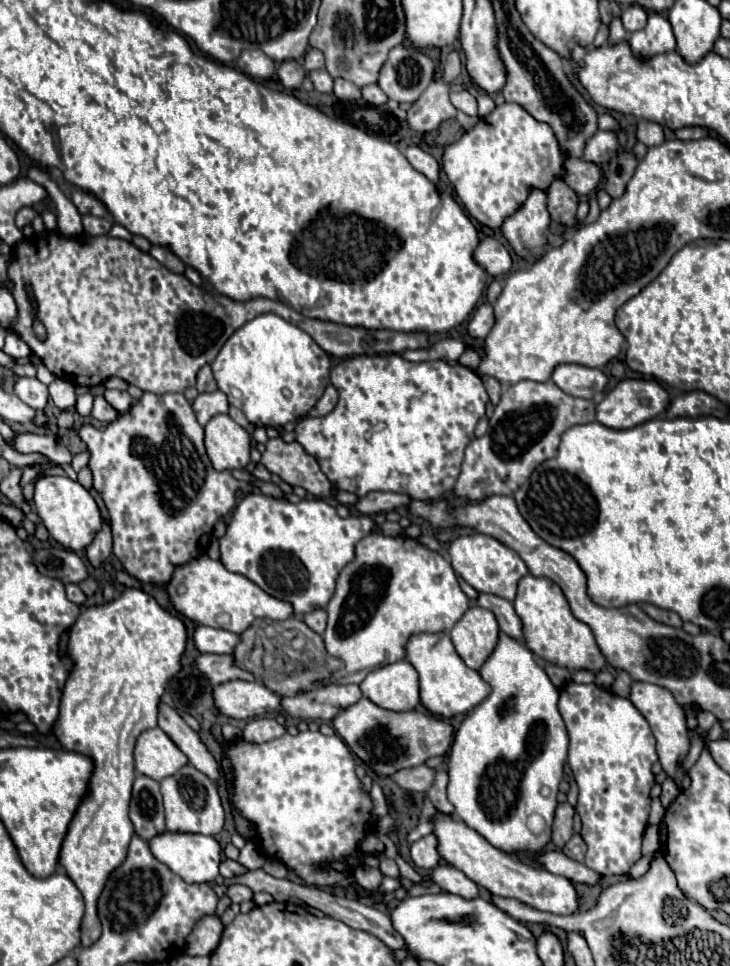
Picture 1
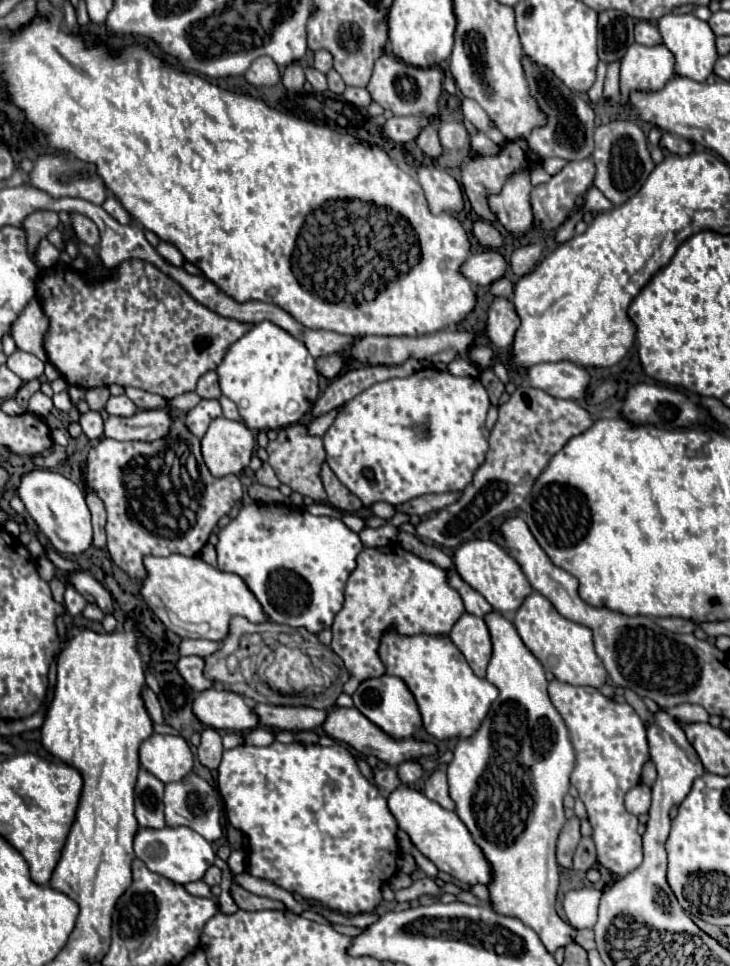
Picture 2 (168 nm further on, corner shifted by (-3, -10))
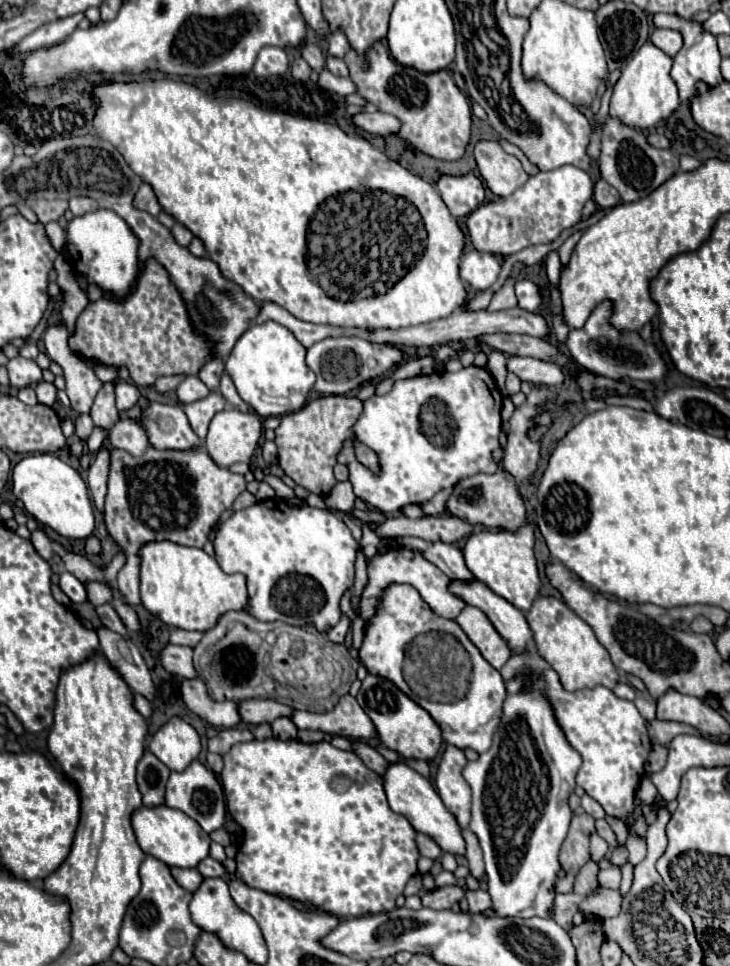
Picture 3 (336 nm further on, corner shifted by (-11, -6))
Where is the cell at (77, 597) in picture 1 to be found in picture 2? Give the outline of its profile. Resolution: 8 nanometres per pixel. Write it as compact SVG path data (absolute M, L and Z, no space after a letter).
M67 585L67 591L65 591L65 607L67 607L67 611L71 613L71 615L79 615L79 613L83 613L83 609L85 609L85 605L87 605L87 601L75 591L75 589L71 589L71 585Z

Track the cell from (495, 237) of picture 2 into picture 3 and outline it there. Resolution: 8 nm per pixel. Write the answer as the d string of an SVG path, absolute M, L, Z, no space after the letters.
M563 165L553 171L541 171L533 177L527 179L523 187L519 187L513 195L509 197L499 197L495 201L479 205L469 217L467 217L467 231L473 247L477 251L493 253L493 255L511 255L517 253L529 245L539 245L539 243L551 243L555 241L563 231L575 227L581 221L583 215L583 205L593 197L593 181L587 171L577 169L573 165Z

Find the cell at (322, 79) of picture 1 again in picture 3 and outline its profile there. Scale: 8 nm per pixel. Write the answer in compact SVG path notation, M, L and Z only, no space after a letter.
M303 43L303 45L301 45L301 55L303 55L303 59L311 65L311 69L315 69L315 71L321 71L321 69L323 69L323 65L325 65L325 55L323 55L323 51L321 51L317 45L313 45L313 43Z

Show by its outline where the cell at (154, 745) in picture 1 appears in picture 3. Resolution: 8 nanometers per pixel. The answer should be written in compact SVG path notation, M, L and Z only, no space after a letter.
M171 717L149 741L149 749L171 771L183 771L201 753L197 731L181 717Z

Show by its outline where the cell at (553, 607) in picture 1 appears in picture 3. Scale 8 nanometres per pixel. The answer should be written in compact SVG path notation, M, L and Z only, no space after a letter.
M537 597L525 617L533 631L539 655L557 671L563 689L579 691L597 685L613 689L617 685L619 673L607 649L597 641L593 629L579 615L575 615L563 601L555 597Z

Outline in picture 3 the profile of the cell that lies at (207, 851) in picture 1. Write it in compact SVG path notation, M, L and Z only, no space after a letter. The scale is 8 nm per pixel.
M141 805L139 809L133 811L131 823L133 823L133 831L135 831L139 847L147 855L157 857L159 861L171 867L185 867L185 869L197 867L197 863L209 855L211 837L199 827L197 821L187 817L179 809L171 809L167 805L157 805L157 807Z

